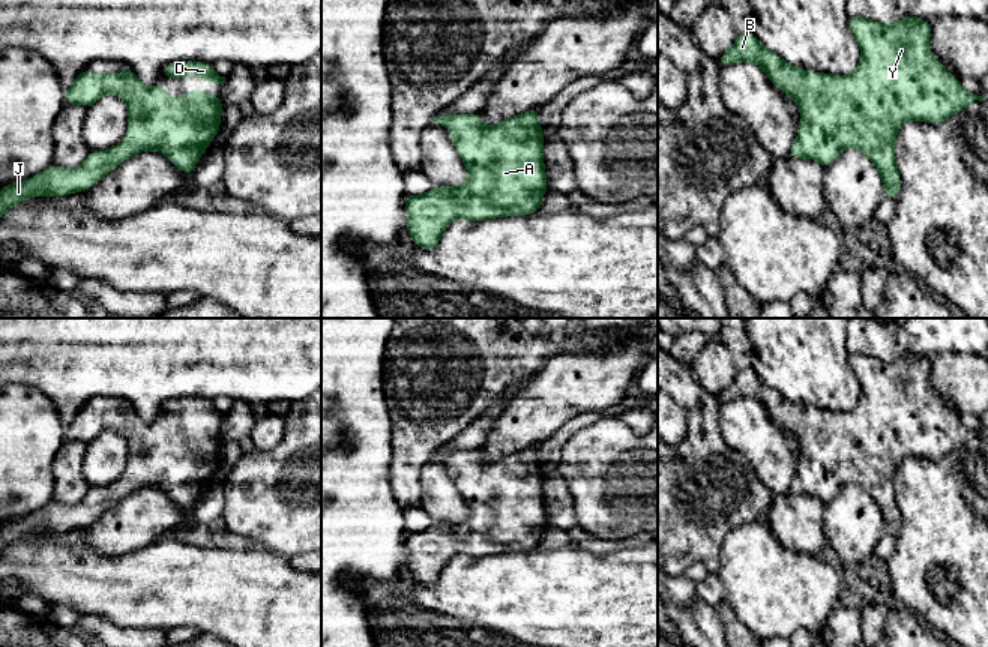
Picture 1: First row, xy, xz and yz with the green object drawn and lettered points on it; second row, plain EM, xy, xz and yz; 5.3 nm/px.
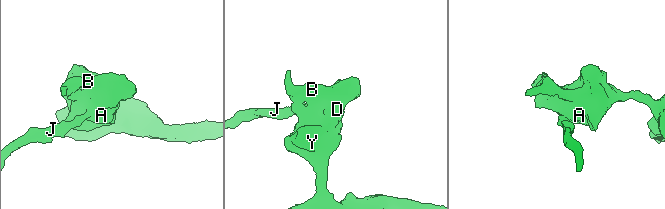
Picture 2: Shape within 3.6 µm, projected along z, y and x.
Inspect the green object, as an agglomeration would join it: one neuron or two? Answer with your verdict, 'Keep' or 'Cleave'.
Keep

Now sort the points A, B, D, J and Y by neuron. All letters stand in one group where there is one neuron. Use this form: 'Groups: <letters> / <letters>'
Groups: A B D J Y

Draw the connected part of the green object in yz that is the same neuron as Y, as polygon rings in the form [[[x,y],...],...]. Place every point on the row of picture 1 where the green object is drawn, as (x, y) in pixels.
[[[907,15],[895,23],[878,23],[853,17],[848,18],[848,30],[862,51],[859,65],[850,75],[829,75],[817,71],[808,74],[764,48],[752,32],[739,35],[718,63],[728,66],[736,62],[752,62],[778,89],[797,102],[802,119],[788,156],[815,159],[829,168],[845,147],[854,147],[875,165],[886,197],[896,200],[901,180],[895,161],[895,137],[899,128],[907,120],[938,125],[971,102],[985,101],[986,96],[964,90],[944,65],[929,53],[931,23],[925,20]]]

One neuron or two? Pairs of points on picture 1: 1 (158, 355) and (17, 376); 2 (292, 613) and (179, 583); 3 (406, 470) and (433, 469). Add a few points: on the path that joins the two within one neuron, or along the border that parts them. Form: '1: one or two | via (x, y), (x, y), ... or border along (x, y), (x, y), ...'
1: one | via (123, 355), (51, 355)
2: one | via (263, 607), (253, 599), (207, 589)
3: two | border along (431, 458), (421, 470), (419, 503)

